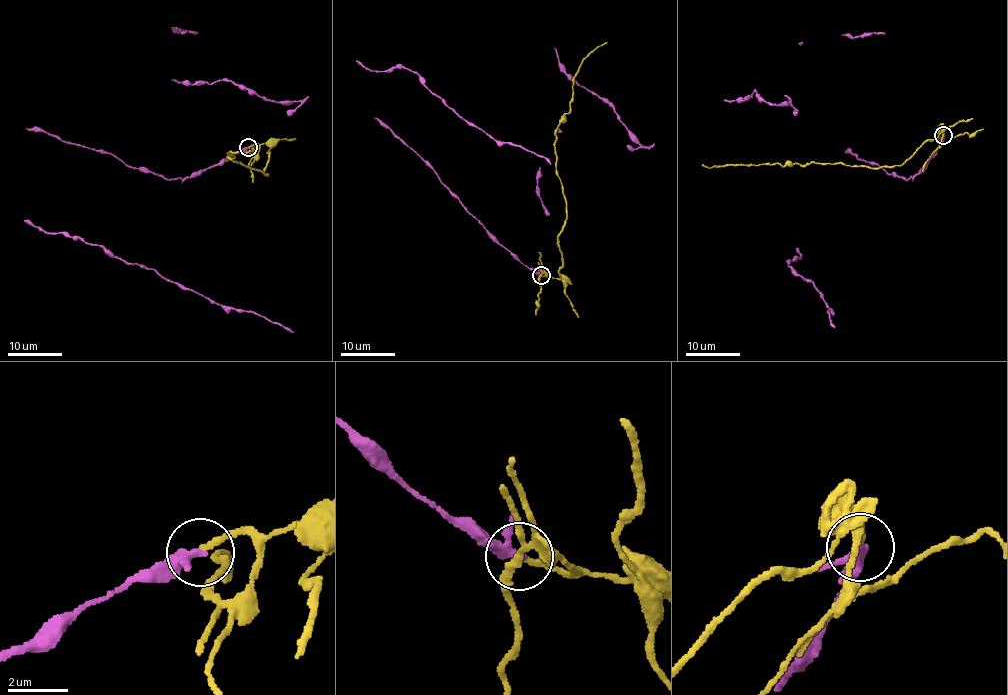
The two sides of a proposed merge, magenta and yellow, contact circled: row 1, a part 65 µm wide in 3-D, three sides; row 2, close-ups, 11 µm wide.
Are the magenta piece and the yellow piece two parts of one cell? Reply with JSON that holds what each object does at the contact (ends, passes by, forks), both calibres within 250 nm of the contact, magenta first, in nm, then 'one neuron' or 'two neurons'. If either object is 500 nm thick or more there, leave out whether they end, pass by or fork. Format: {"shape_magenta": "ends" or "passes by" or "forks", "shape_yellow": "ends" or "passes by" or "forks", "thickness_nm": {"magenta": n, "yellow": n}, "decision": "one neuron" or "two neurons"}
{"shape_magenta": "passes by", "shape_yellow": "ends", "thickness_nm": {"magenta": 260, "yellow": 190}, "decision": "two neurons"}

